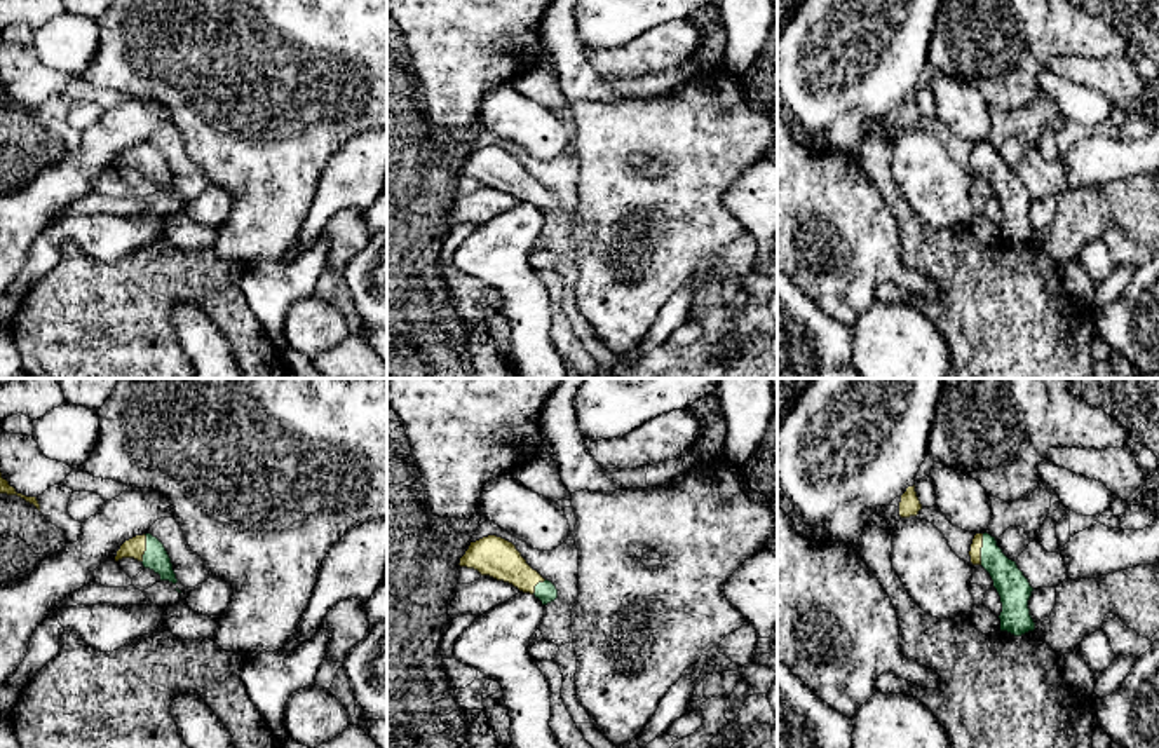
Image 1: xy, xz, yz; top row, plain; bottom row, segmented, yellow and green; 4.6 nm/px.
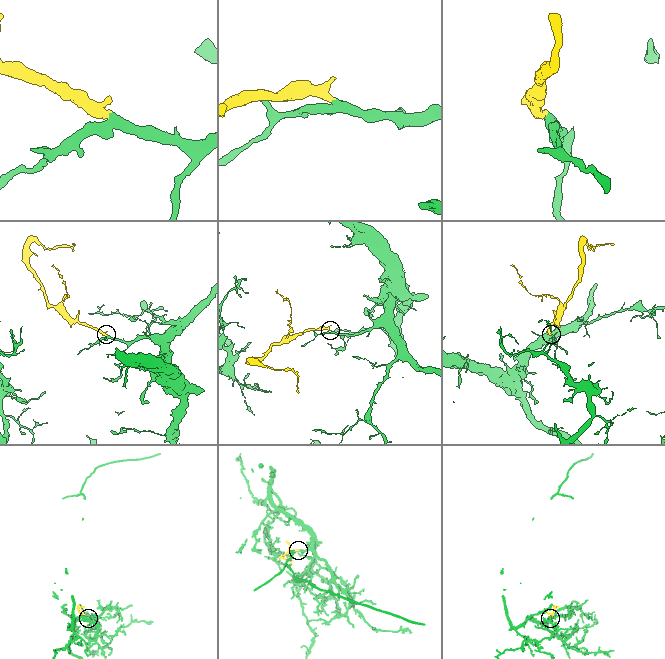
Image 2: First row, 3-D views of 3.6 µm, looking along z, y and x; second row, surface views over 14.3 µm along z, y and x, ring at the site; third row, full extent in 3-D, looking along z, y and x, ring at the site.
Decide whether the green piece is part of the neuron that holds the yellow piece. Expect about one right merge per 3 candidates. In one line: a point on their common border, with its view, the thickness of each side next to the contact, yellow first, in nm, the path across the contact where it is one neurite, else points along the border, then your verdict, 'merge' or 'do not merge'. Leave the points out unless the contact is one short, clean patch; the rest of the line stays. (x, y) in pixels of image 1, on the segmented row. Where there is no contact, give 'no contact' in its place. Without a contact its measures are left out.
yz (980, 550) | 60/150 nm | across yz (975, 553), (980, 550), (1008, 578), (1013, 588) | merge

